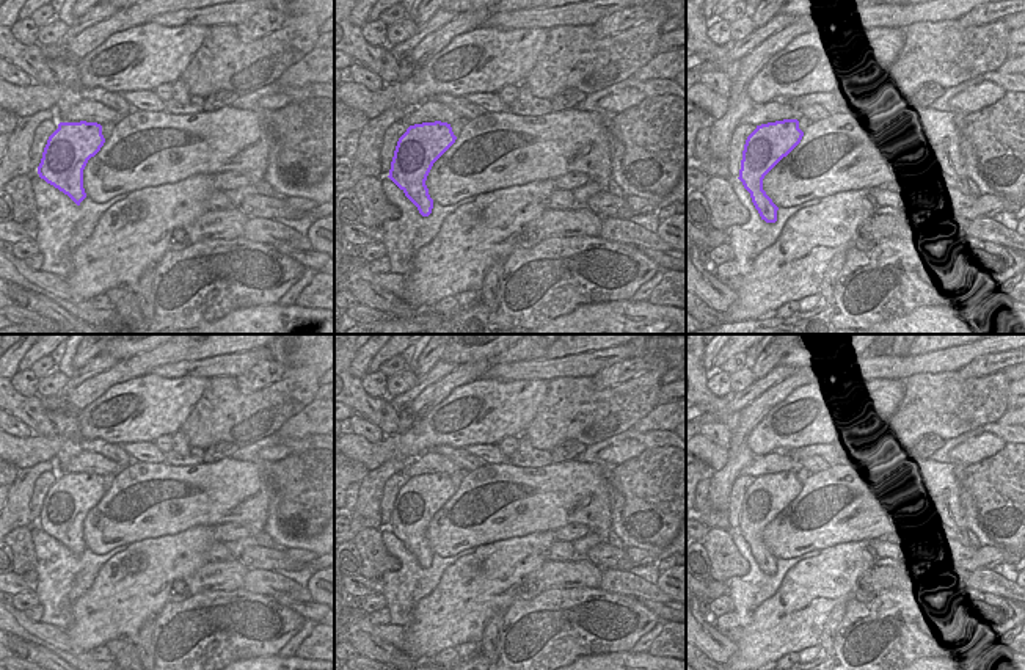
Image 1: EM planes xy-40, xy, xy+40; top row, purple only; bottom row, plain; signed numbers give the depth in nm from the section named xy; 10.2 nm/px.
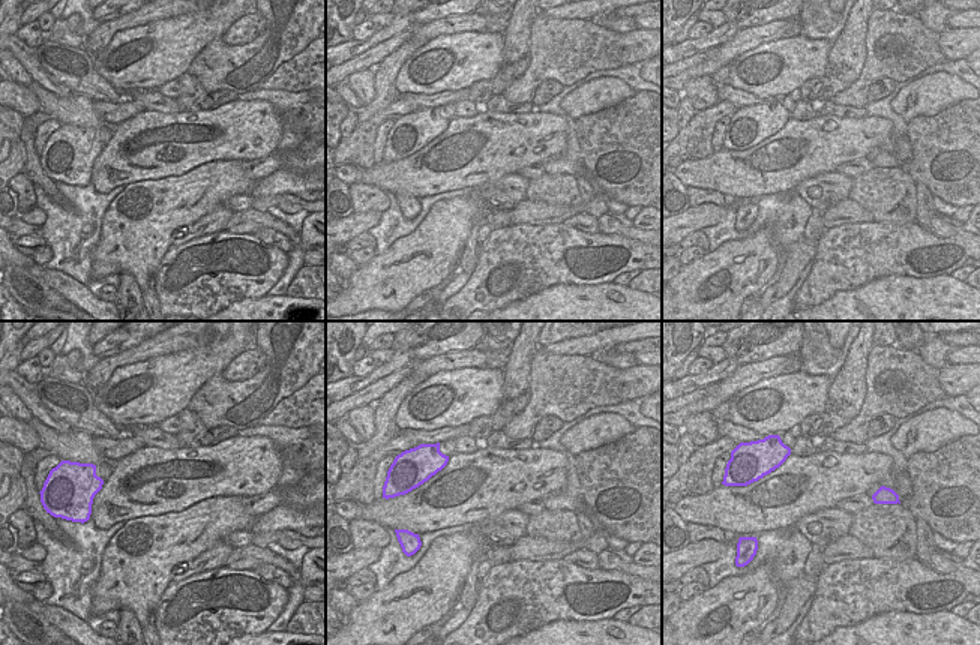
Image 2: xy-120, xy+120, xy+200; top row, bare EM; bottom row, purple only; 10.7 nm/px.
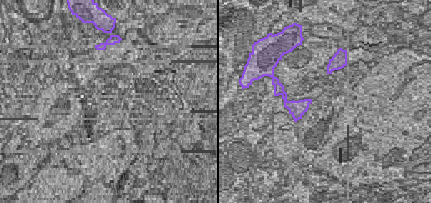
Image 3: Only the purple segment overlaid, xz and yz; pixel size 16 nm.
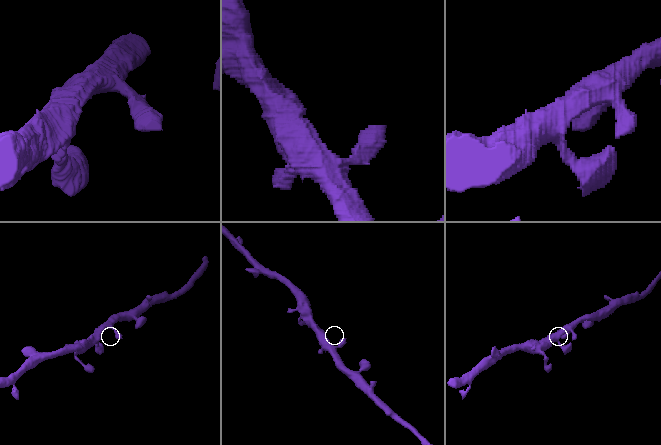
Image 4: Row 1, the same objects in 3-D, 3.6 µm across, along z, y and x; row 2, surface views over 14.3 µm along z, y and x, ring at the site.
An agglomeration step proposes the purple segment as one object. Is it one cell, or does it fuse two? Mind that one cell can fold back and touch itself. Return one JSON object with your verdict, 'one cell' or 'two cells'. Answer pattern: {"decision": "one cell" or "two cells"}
{"decision": "one cell"}

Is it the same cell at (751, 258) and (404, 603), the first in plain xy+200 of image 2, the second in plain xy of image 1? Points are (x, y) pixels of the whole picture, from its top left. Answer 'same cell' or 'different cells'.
different cells

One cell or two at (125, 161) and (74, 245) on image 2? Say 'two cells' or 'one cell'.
two cells

